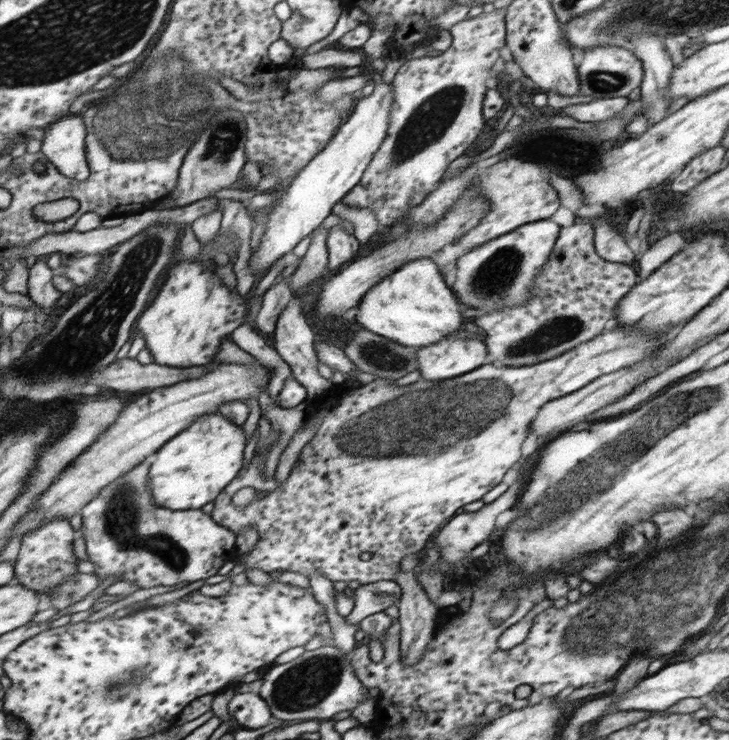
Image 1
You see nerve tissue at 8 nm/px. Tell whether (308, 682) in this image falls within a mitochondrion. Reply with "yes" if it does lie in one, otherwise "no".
yes

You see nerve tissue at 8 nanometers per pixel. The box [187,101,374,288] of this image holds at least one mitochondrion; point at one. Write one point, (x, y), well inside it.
(223, 138)

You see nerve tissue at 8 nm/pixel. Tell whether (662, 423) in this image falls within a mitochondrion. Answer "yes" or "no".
yes

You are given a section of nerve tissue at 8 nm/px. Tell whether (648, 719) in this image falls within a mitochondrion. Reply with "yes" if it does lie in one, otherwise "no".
no

